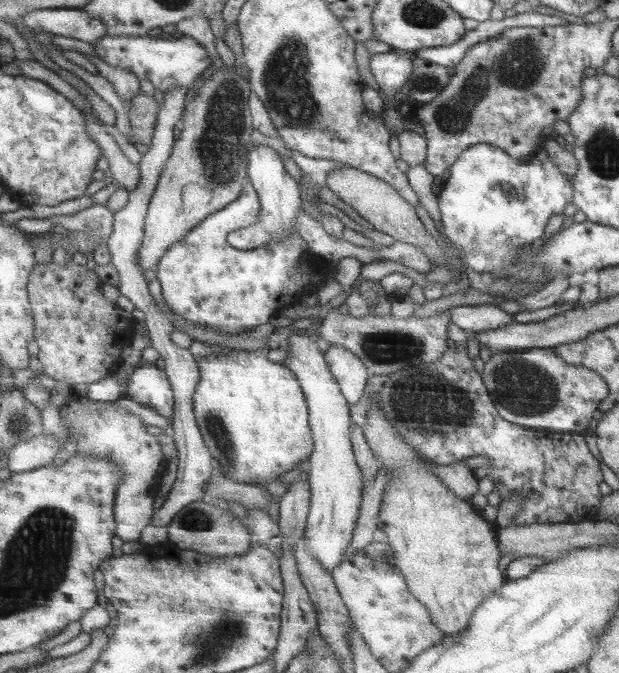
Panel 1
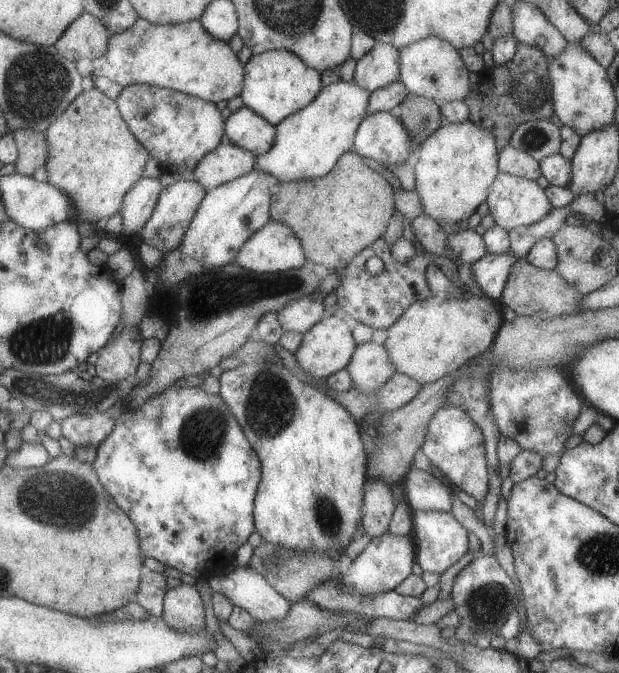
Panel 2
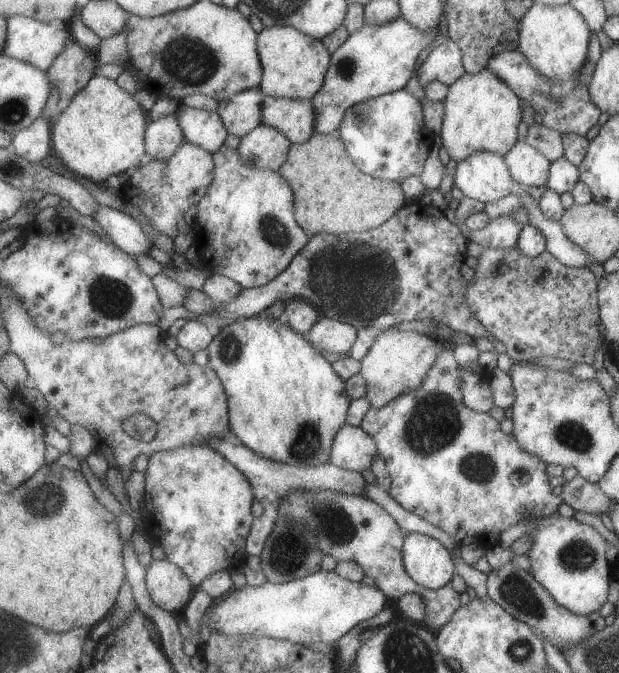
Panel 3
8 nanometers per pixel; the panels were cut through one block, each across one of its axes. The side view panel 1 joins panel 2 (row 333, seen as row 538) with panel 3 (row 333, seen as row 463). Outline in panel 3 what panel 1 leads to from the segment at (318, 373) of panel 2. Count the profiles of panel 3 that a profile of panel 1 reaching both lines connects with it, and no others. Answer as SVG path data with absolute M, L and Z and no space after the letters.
M321 316L313 325L308 339L319 349L345 354L358 342L359 329L332 318Z

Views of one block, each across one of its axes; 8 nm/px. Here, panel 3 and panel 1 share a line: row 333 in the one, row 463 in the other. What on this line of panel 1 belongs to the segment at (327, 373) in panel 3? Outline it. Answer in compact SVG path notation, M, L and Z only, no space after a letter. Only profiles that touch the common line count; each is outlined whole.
M234 349L229 353L215 353L207 357L201 357L198 360L199 369L201 370L201 381L195 391L195 414L198 420L198 425L201 427L204 443L212 453L212 456L220 462L222 474L231 478L235 482L245 484L255 484L256 480L275 481L276 477L288 470L299 468L301 461L306 461L311 458L315 451L315 440L310 425L310 406L307 402L307 397L303 387L295 375L295 372L290 367L285 366L283 363L272 361L266 353L257 351L235 351Z

